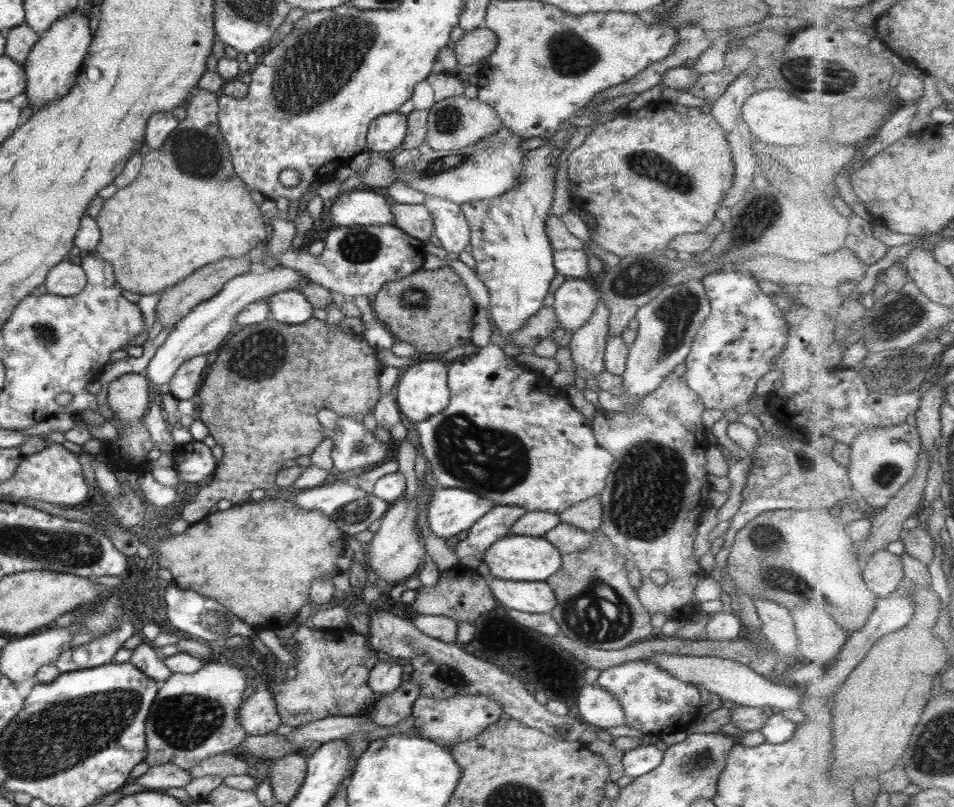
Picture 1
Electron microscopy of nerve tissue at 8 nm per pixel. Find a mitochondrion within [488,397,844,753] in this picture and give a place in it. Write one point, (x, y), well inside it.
(649, 489)

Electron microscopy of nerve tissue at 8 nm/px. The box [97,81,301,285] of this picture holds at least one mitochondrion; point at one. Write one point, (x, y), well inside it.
(197, 153)

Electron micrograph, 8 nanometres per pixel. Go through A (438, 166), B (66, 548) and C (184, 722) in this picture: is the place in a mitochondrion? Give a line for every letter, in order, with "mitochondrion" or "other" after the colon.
A: mitochondrion
B: mitochondrion
C: mitochondrion

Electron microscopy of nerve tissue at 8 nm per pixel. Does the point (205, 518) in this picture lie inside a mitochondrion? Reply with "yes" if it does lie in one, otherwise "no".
no

